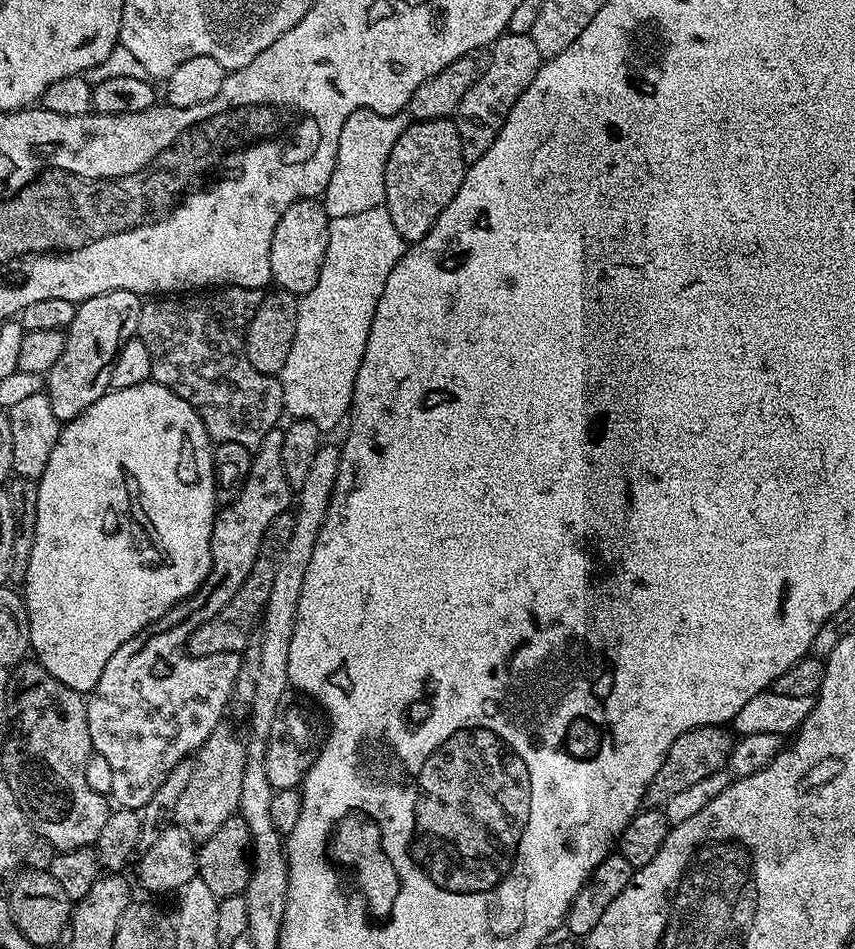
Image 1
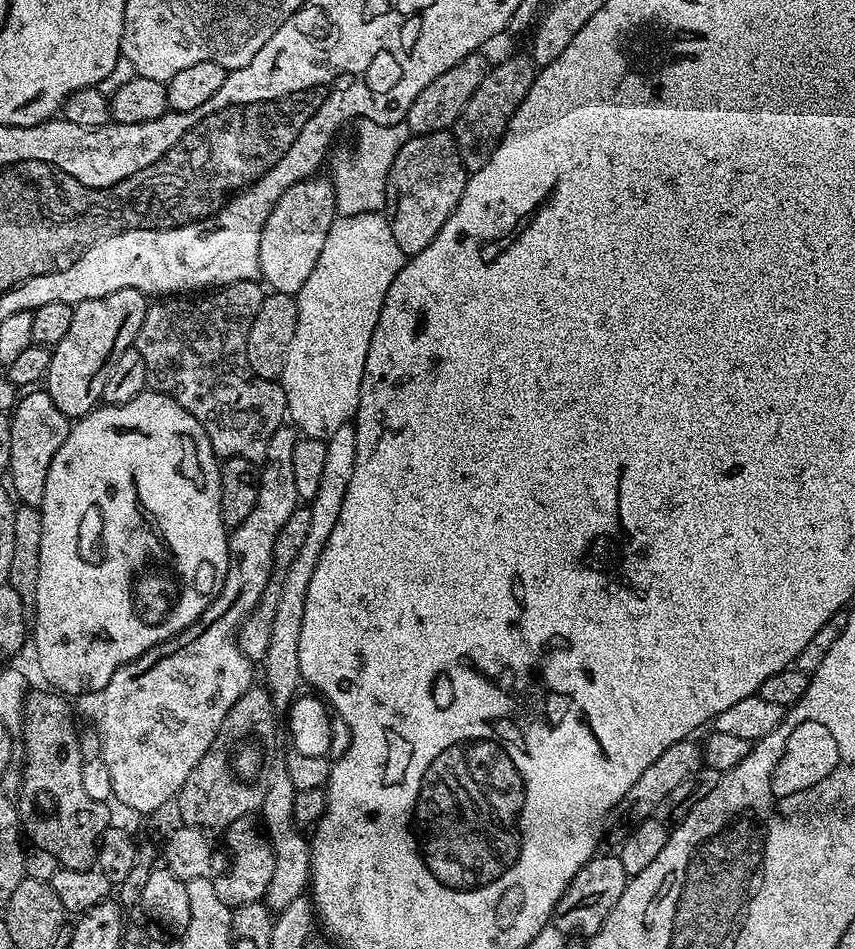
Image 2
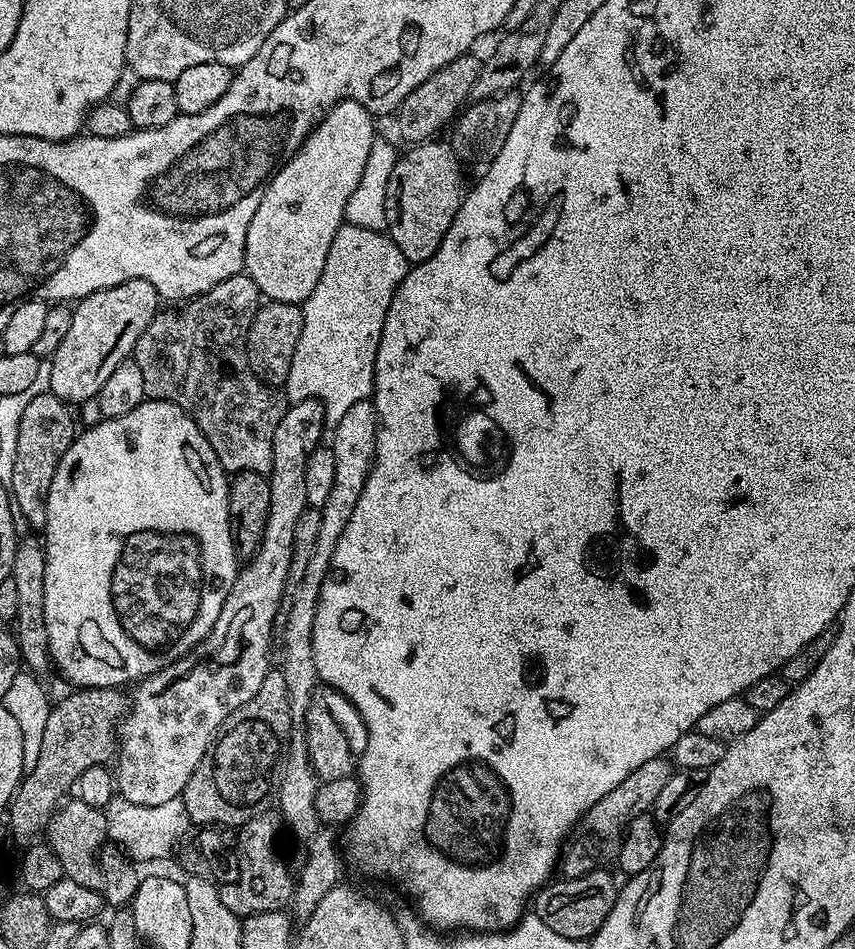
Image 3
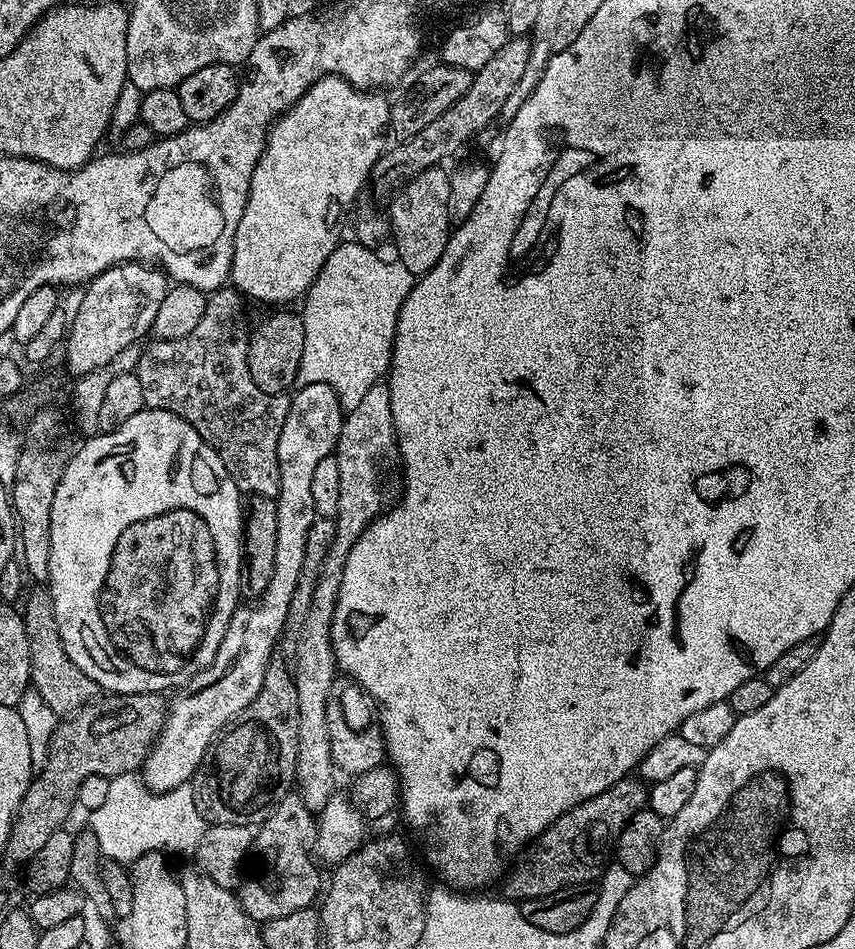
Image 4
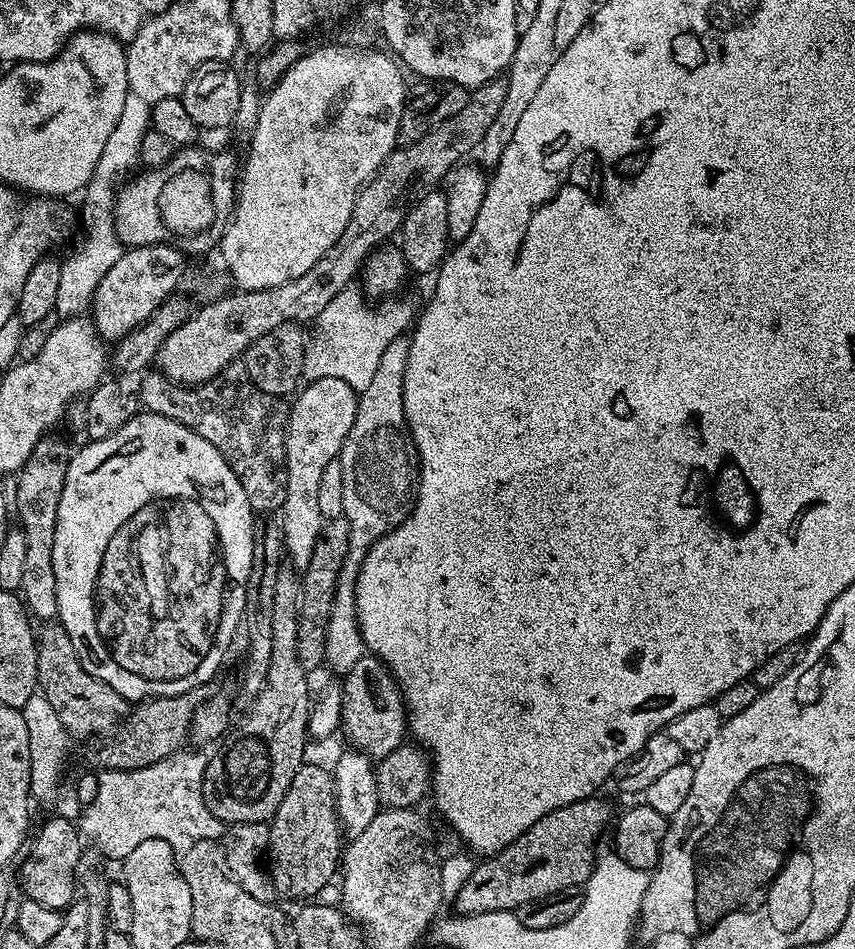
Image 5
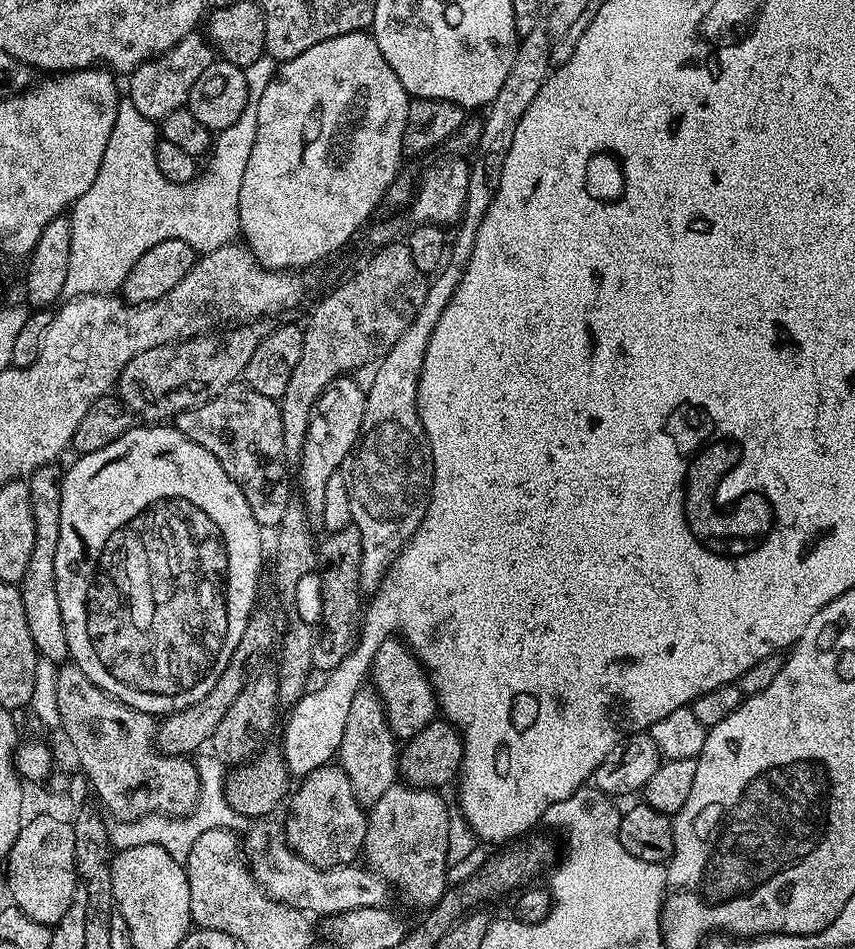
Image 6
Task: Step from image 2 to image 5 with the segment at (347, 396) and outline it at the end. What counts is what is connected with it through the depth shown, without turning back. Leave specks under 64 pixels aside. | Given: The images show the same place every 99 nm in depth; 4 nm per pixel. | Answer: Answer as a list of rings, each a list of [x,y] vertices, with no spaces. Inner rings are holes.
[[[359,287],[344,288],[342,294],[338,294],[338,298],[334,298],[334,302],[330,302],[330,306],[326,306],[311,325],[304,350],[303,379],[339,378],[358,394],[366,390],[378,371],[378,362],[386,346],[390,346],[394,338],[405,335],[418,315],[418,304],[416,308],[414,301],[400,299],[388,298],[377,303],[380,304],[377,308],[371,308]]]

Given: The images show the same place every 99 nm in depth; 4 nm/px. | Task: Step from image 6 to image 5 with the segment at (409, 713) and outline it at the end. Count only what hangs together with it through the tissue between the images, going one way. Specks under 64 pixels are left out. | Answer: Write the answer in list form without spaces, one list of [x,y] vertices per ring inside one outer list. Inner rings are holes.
[[[364,655],[354,670],[342,678],[341,725],[342,735],[349,740],[353,749],[369,758],[379,758],[390,754],[398,745],[405,743],[409,735],[408,717],[404,707],[404,697],[396,684],[396,679],[382,663],[379,656]]]

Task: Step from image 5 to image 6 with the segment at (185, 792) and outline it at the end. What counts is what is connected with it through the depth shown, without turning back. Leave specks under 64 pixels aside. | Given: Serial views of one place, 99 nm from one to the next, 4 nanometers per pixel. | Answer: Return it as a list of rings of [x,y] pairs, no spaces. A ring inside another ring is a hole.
[[[210,752],[201,753],[194,763],[198,770],[200,782],[200,798],[199,802],[196,803],[195,810],[189,816],[171,817],[156,813],[136,820],[115,821],[109,827],[109,843],[113,849],[119,851],[154,844],[168,852],[174,852],[177,860],[183,862],[187,860],[190,849],[194,846],[194,841],[199,835],[214,829],[230,829],[238,832],[245,827],[246,818],[234,811],[226,802],[224,794],[224,784],[227,776],[226,766],[215,754]]]

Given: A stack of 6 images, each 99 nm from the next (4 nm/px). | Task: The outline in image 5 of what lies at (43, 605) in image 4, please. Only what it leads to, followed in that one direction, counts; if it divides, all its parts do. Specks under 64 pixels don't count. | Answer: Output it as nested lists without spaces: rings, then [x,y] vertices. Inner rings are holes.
[[[48,622],[41,628],[44,629],[39,629],[36,637],[36,682],[39,695],[44,696],[50,706],[54,706],[58,719],[68,731],[69,737],[100,736],[108,731],[111,733],[127,717],[130,711],[129,701],[123,700],[113,688],[106,686],[104,680],[96,680],[88,673],[78,658],[78,650],[74,650],[70,642],[70,634],[66,634],[62,625],[58,622]]]

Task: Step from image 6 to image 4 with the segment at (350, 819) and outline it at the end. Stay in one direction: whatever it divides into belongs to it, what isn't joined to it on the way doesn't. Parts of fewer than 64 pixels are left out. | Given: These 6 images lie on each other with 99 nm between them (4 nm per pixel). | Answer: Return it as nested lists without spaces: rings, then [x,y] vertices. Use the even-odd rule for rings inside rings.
[[[289,794],[282,797],[269,816],[255,829],[254,856],[264,863],[265,876],[260,876],[257,880],[245,879],[238,888],[242,910],[246,910],[246,914],[250,914],[252,920],[267,922],[274,918],[286,918],[286,914],[294,914],[294,910],[310,908],[317,903],[322,892],[322,880],[320,884],[319,870],[321,871],[321,869],[314,859],[316,822],[317,817],[304,805],[300,795]]]

